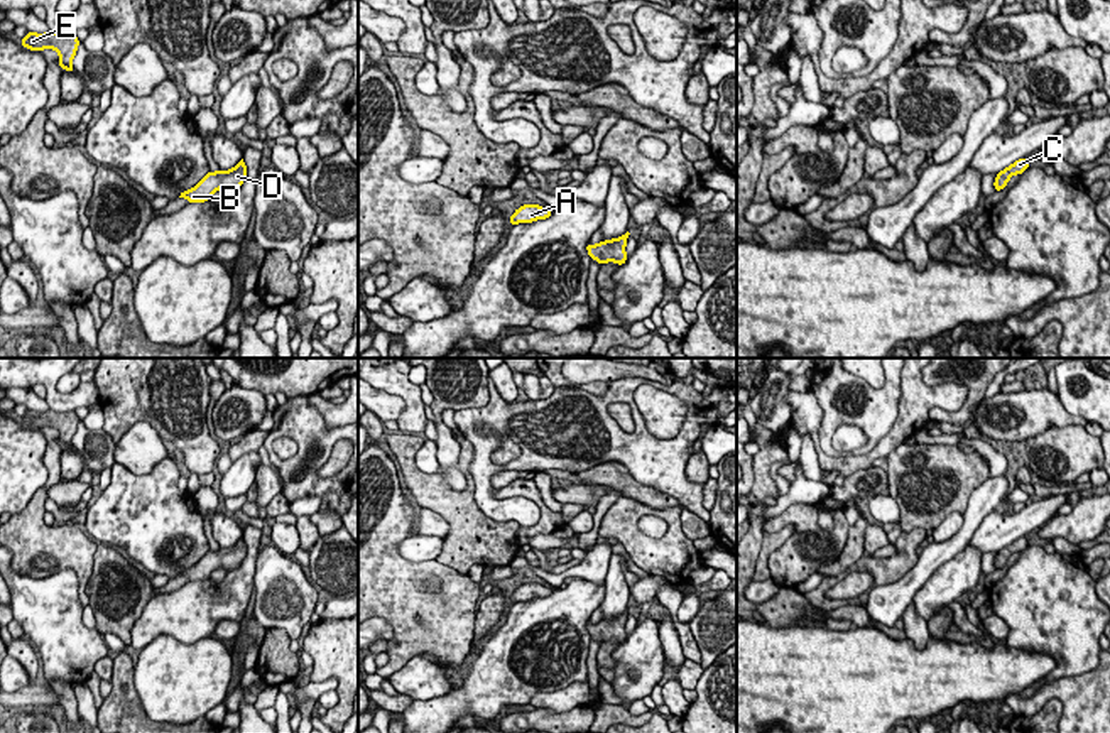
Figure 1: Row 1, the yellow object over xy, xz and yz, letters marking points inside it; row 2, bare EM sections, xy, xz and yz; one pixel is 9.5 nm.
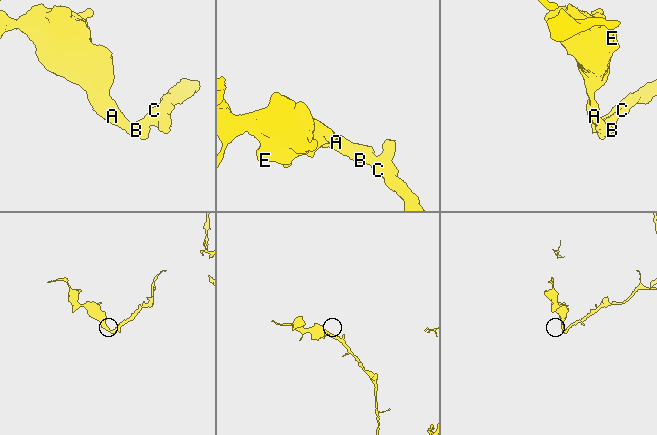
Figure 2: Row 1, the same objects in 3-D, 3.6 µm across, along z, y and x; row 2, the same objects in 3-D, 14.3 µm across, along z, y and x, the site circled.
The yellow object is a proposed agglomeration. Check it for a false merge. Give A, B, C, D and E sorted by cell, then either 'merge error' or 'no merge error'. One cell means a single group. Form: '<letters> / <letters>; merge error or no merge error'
A B C D E; no merge error

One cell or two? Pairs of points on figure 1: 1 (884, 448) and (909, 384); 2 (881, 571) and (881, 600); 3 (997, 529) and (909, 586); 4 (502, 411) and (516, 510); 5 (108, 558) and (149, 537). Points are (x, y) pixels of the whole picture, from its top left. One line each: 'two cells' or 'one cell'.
1: one cell
2: two cells
3: two cells
4: one cell
5: two cells

